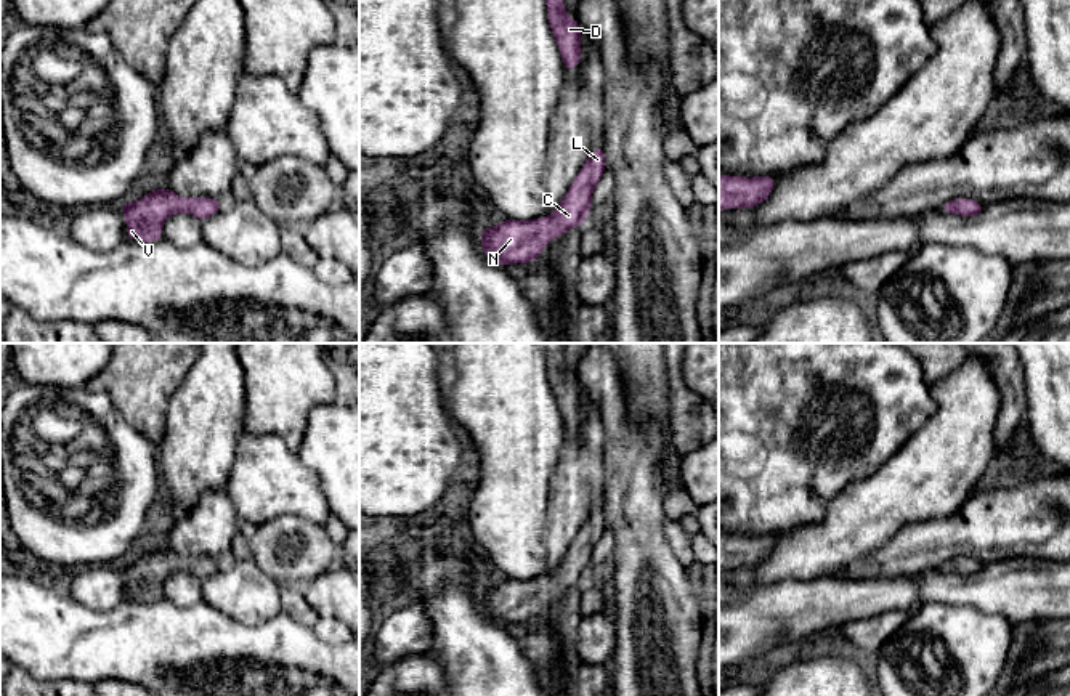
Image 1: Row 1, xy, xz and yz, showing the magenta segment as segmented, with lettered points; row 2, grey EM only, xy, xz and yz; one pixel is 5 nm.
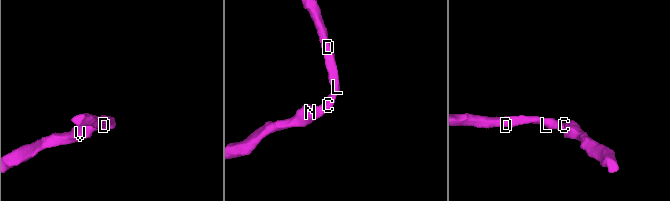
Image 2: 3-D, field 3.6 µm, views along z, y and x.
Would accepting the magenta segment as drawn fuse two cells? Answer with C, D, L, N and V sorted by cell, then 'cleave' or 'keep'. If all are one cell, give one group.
C D L N V; keep

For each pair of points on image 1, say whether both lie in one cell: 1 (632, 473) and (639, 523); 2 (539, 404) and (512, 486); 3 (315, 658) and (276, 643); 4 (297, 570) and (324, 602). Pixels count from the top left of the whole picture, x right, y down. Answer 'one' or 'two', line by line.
1: one
2: one
3: one
4: two

